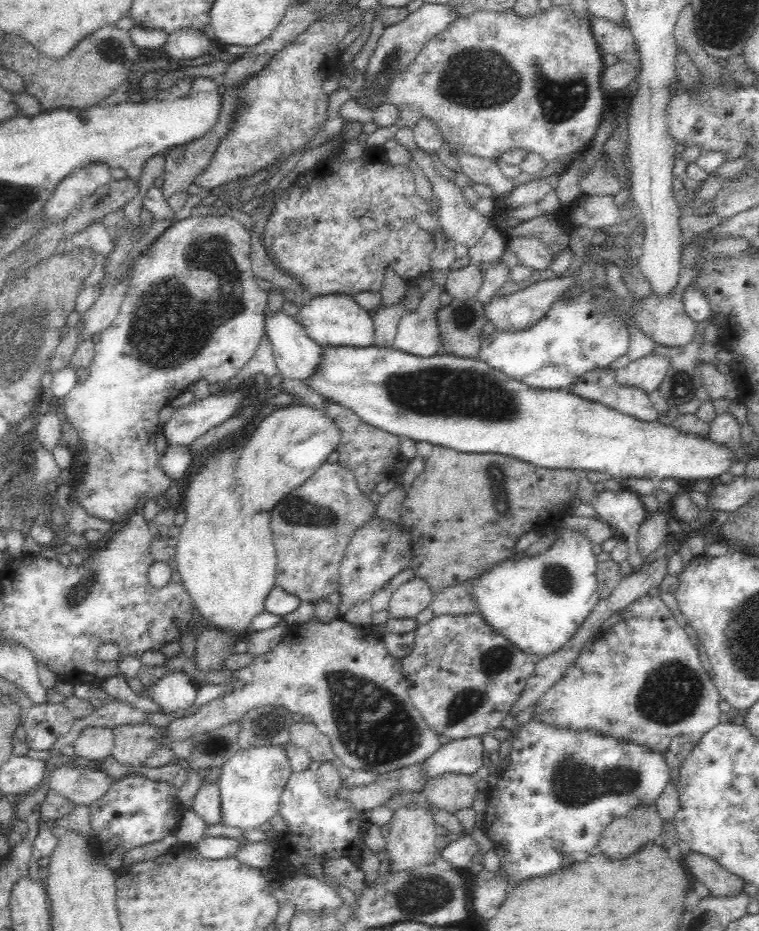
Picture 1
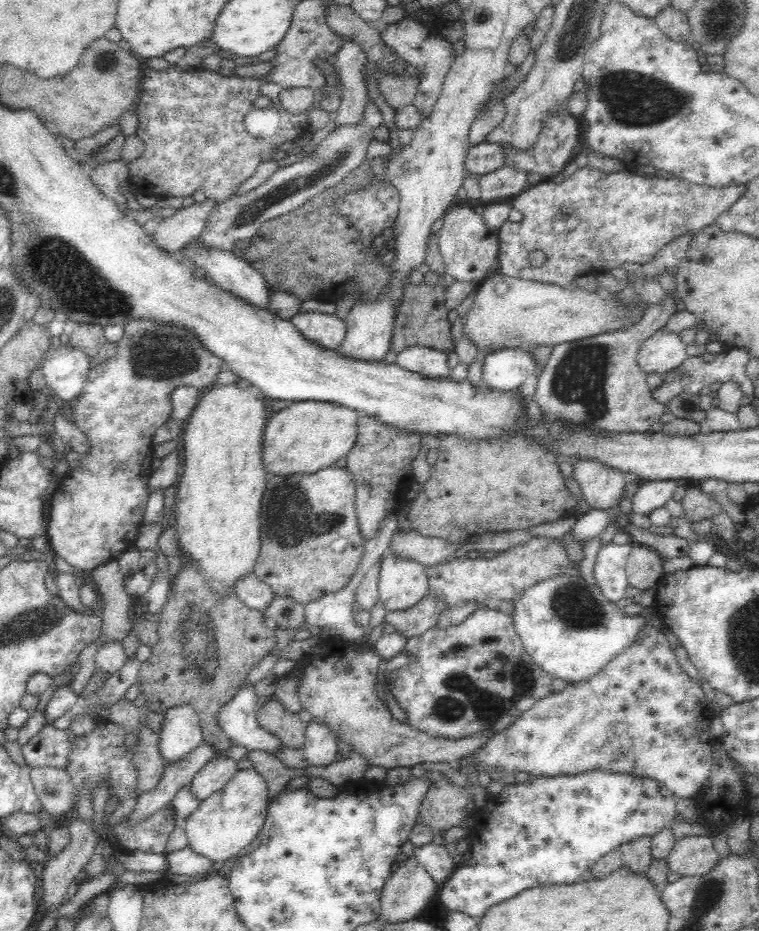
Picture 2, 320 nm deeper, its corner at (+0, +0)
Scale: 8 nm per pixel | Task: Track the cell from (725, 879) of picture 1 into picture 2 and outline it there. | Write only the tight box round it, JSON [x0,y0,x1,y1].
[666,836,721,876]

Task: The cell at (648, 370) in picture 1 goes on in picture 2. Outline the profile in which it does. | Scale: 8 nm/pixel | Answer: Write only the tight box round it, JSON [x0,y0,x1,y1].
[638,327,689,374]

